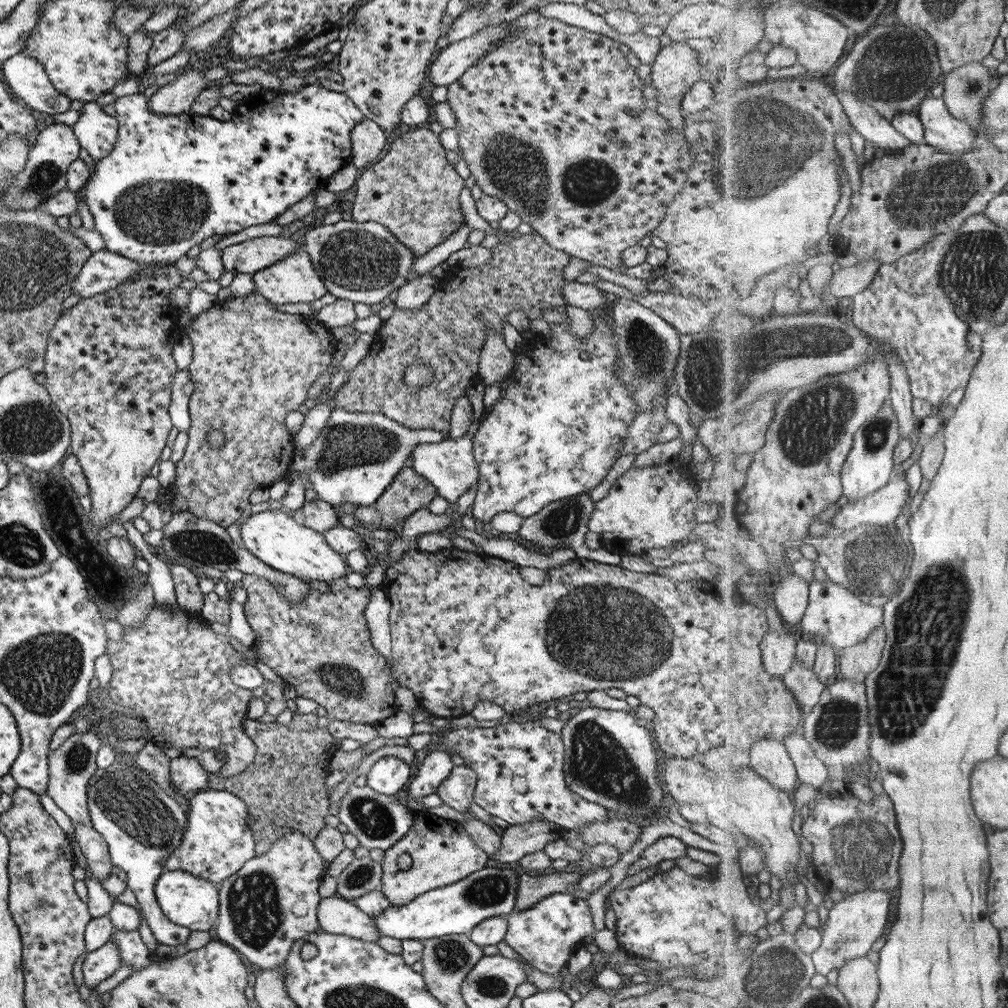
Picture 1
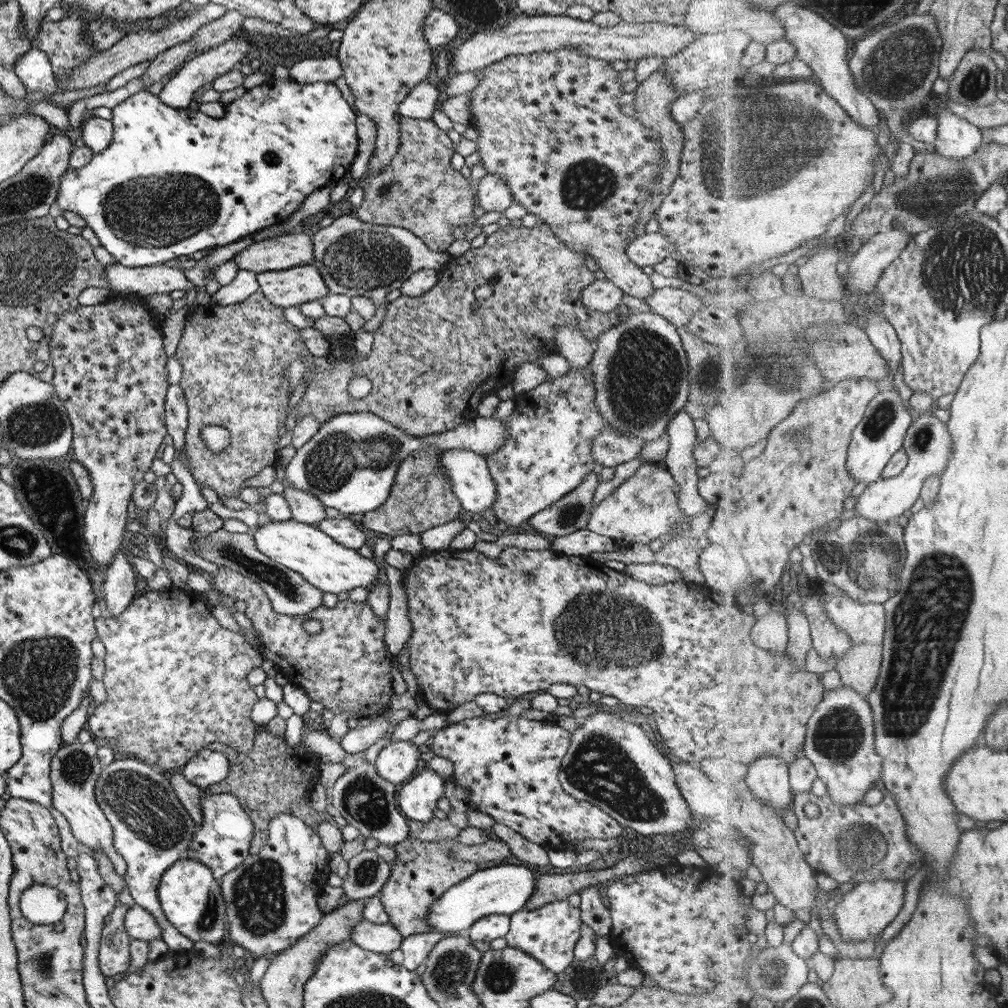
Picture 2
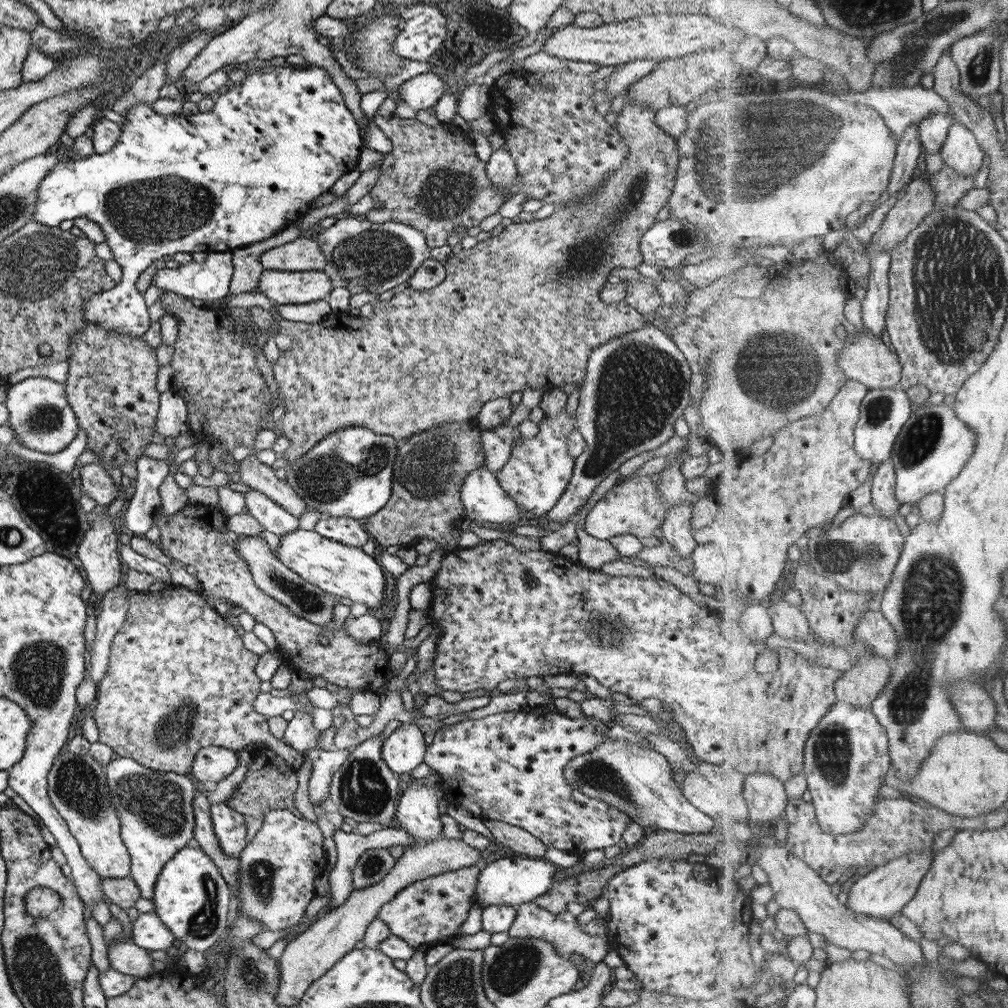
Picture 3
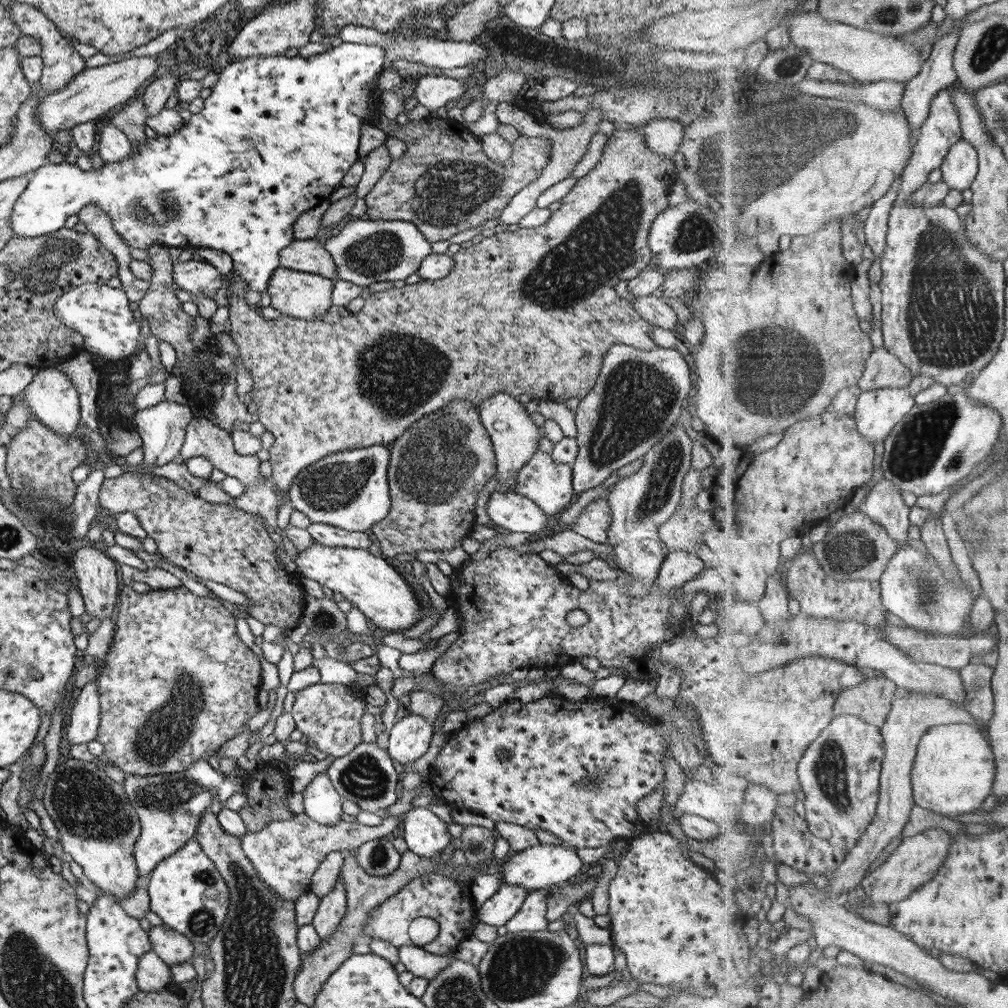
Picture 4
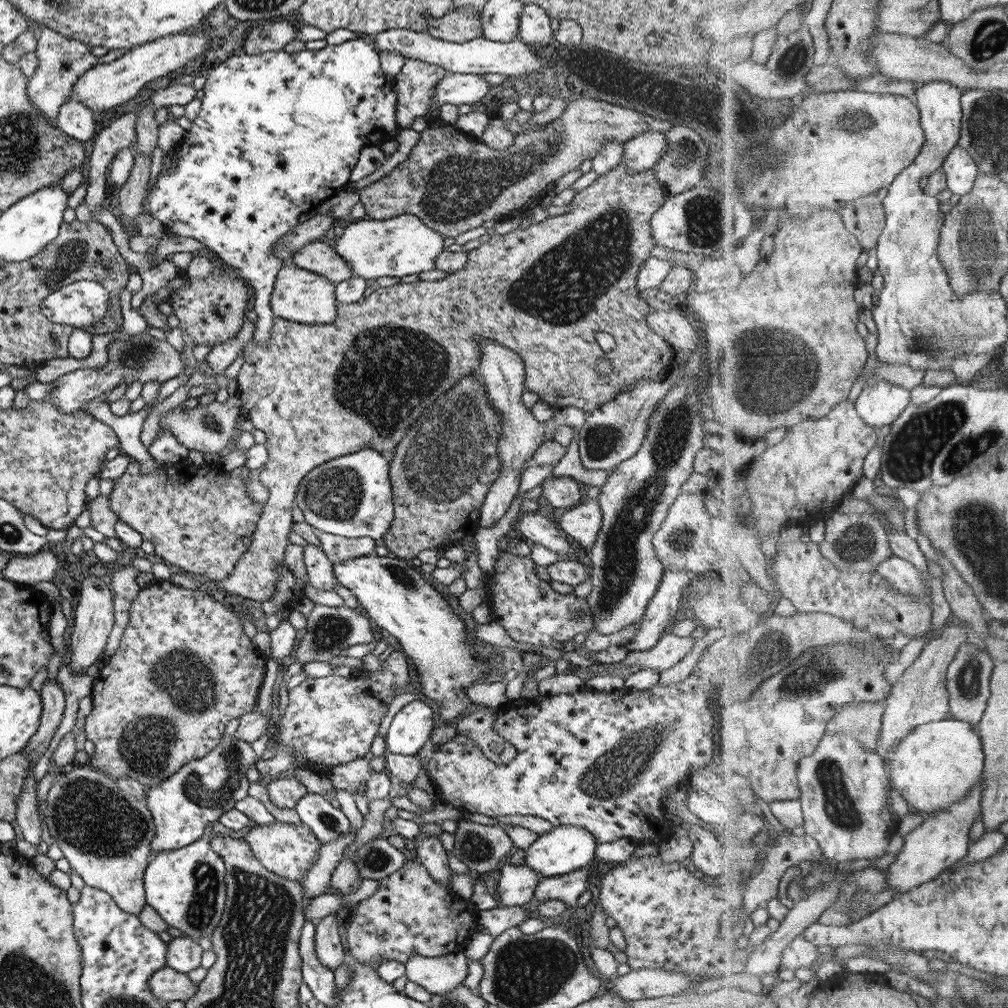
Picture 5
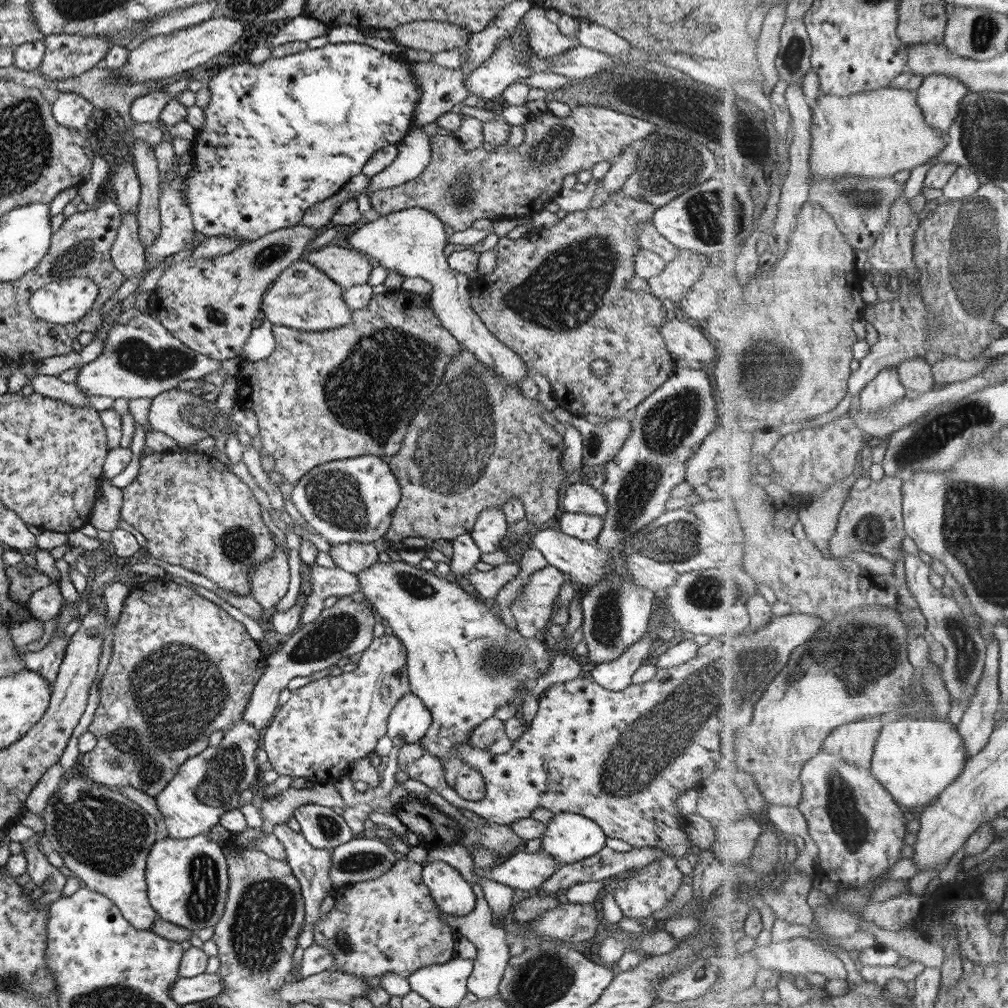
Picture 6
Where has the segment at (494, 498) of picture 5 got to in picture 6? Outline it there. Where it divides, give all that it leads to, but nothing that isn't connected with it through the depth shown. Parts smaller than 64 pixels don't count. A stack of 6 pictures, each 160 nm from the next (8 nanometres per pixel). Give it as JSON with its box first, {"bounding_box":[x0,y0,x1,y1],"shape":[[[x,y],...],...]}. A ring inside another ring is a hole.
{"bounding_box":[348,208,527,554],"shape":[[[407,208],[397,212],[391,212],[387,215],[381,215],[373,221],[367,221],[365,224],[358,223],[357,229],[348,238],[349,246],[354,251],[362,253],[367,259],[373,258],[379,266],[382,266],[387,272],[395,272],[401,276],[418,276],[427,280],[432,286],[430,290],[430,307],[435,311],[439,322],[443,328],[446,328],[458,343],[469,351],[471,355],[477,358],[485,368],[496,372],[497,376],[508,386],[512,384],[519,385],[521,380],[527,376],[526,364],[505,344],[497,340],[488,330],[487,327],[477,318],[477,315],[471,310],[469,304],[469,284],[471,280],[460,272],[449,268],[446,263],[446,257],[443,255],[445,246],[444,224],[435,215],[423,208]],[[487,507],[478,512],[469,533],[480,554],[492,553],[499,550],[499,544],[507,532],[506,527],[505,515],[500,507]]]}

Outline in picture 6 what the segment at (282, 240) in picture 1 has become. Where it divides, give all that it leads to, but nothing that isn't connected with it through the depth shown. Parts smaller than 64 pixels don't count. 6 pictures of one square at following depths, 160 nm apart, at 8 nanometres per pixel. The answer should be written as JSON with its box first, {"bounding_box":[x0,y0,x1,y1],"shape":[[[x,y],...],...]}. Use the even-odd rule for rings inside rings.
{"bounding_box":[305,244,373,289],"shape":[[[331,244],[308,250],[305,260],[342,289],[366,283],[373,267],[362,253]]]}

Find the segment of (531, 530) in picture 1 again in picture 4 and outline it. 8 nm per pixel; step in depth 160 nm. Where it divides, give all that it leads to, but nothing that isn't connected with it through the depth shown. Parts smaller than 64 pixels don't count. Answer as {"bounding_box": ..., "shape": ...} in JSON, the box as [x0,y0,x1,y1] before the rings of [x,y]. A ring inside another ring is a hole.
{"bounding_box":[570,344,693,494],"shape":[[[612,344],[600,360],[600,369],[595,384],[580,399],[574,412],[577,454],[570,467],[572,491],[574,494],[593,488],[615,472],[617,468],[642,457],[656,442],[665,436],[669,429],[684,418],[690,404],[693,384],[691,368],[675,348],[662,348],[658,345],[649,352],[637,350],[626,344]]]}

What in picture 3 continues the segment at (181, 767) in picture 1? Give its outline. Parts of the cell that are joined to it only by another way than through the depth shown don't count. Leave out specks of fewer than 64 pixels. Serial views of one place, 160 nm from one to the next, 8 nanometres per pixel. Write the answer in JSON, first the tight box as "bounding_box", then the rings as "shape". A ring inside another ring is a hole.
{"bounding_box":[188,746,237,786],"shape":[[[204,746],[194,756],[188,776],[208,786],[223,780],[237,765],[234,750],[220,746]]]}

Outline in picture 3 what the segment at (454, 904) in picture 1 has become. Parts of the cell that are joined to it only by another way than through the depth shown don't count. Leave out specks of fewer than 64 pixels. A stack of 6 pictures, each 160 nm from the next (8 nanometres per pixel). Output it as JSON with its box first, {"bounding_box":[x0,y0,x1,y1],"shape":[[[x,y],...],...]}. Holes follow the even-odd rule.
{"bounding_box":[471,855,562,909],"shape":[[[509,855],[488,863],[479,871],[476,878],[471,905],[484,909],[492,904],[506,904],[507,906],[518,907],[520,904],[532,901],[536,896],[547,892],[553,884],[553,875],[562,870],[546,860],[543,856],[523,857]]]}

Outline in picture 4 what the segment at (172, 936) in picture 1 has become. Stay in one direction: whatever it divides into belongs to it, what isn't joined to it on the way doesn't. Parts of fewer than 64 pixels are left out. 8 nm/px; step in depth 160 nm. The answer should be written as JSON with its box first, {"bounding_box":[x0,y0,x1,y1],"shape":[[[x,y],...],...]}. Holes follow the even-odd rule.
{"bounding_box":[123,759,244,882],"shape":[[[197,759],[183,772],[147,776],[125,774],[123,792],[139,819],[139,836],[133,845],[132,855],[142,882],[160,860],[167,858],[193,839],[202,812],[210,807],[213,797],[217,797],[223,804],[233,793],[242,792],[244,778],[226,775],[219,775],[206,759]]]}

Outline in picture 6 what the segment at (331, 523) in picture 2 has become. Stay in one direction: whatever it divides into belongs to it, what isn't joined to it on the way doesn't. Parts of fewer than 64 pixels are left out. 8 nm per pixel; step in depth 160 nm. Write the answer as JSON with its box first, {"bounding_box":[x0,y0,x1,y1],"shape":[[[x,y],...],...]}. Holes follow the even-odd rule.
{"bounding_box":[328,543,378,576],"shape":[[[371,543],[331,544],[328,554],[336,568],[355,576],[378,561],[378,550]]]}

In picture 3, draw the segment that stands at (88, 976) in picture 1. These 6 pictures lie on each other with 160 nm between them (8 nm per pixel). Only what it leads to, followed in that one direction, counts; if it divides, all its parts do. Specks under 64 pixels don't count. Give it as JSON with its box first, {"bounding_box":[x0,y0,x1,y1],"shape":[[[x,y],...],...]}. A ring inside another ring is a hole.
{"bounding_box":[106,941,152,979],"shape":[[[113,941],[106,946],[108,966],[121,974],[129,974],[138,979],[147,979],[151,972],[152,958],[148,951],[135,943]]]}

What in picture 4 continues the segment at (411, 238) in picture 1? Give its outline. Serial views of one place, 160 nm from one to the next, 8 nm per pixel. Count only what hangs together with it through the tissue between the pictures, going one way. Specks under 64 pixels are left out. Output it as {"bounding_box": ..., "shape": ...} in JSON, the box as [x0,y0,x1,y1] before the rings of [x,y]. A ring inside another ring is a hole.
{"bounding_box":[364,113,549,242],"shape":[[[379,113],[373,125],[379,131],[393,131],[393,137],[404,145],[400,157],[390,160],[381,177],[364,196],[367,206],[364,217],[371,220],[405,220],[413,223],[427,242],[447,240],[461,230],[469,230],[482,225],[486,220],[497,220],[501,210],[509,204],[514,194],[541,174],[549,160],[549,151],[545,151],[546,140],[519,135],[511,144],[512,153],[503,164],[493,162],[482,151],[479,139],[468,131],[464,124],[447,119],[426,122],[409,121],[405,126],[397,126],[391,119]]]}

